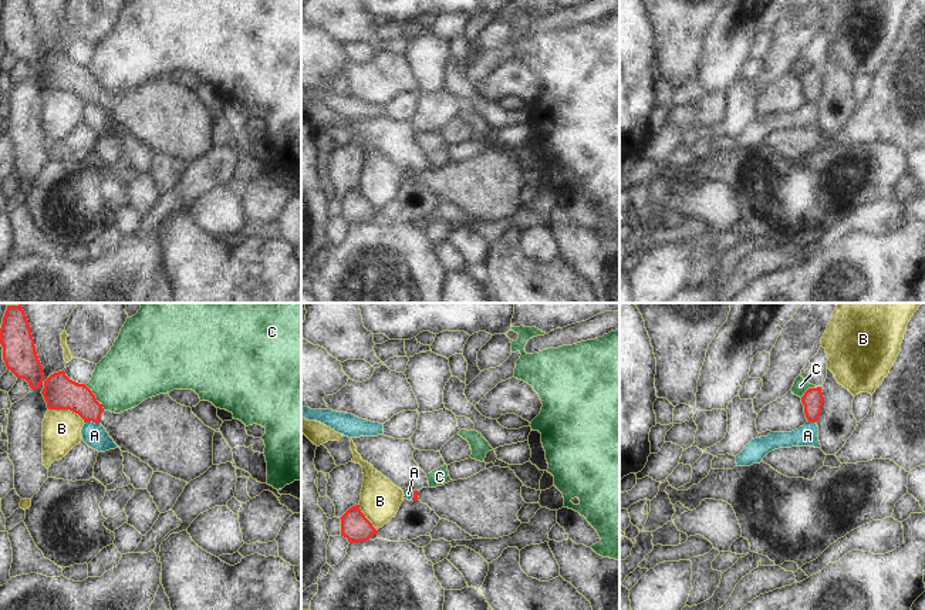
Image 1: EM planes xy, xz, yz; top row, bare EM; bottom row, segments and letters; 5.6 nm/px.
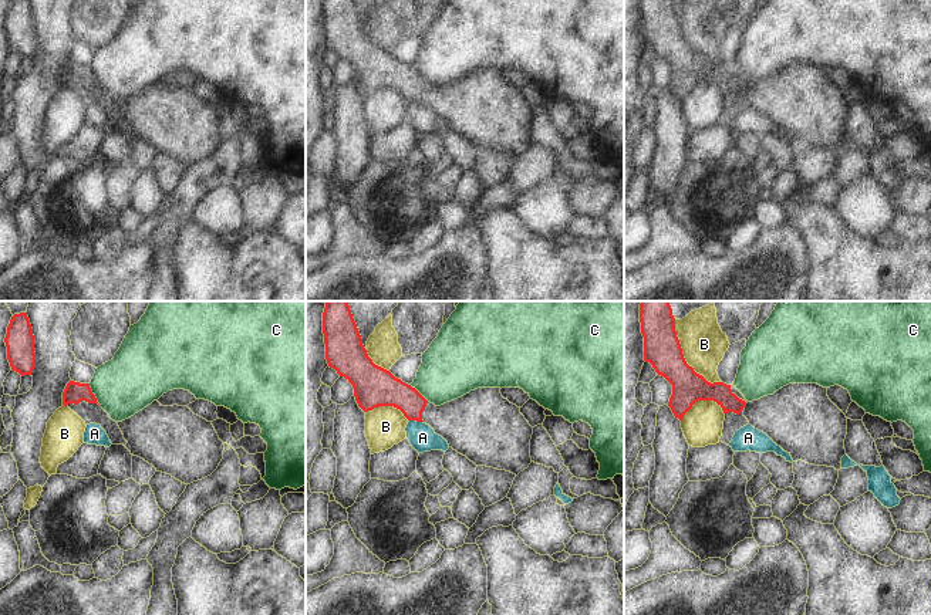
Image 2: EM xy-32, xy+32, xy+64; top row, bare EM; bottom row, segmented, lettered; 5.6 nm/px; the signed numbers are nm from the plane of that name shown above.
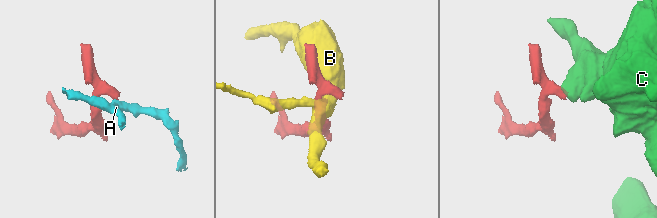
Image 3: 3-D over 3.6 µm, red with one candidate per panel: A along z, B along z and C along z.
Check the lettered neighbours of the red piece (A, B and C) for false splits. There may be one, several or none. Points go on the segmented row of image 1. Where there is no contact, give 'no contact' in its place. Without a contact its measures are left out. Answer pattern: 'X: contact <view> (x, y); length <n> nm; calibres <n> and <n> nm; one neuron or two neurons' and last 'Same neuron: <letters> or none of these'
A: contact xy (93, 421); length 80 nm; calibres 190 and 140 nm; two neurons
B: contact xy (67, 408); length 220 nm; calibres 190 and 220 nm; two neurons
C: contact xy (95, 398); length 180 nm; calibres 190 and 340 nm; two neurons
Same neuron: none of these

